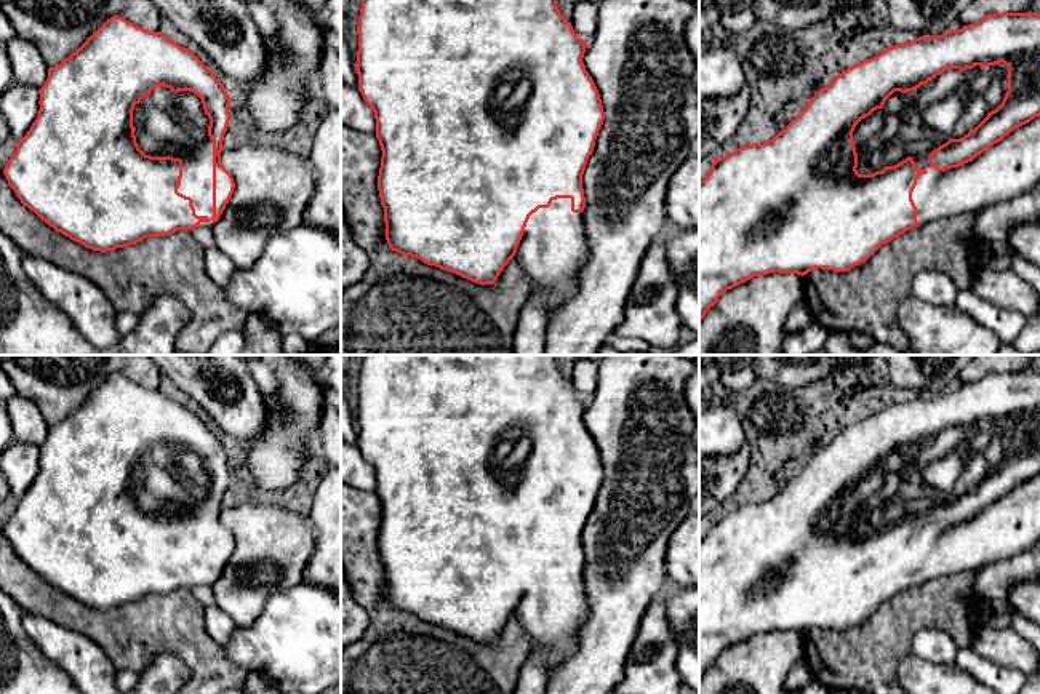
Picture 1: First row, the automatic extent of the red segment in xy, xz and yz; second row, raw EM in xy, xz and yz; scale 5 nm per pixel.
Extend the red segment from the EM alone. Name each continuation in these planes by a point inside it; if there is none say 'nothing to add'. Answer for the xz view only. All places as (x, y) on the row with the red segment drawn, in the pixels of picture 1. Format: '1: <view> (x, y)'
1: xz (552, 250)

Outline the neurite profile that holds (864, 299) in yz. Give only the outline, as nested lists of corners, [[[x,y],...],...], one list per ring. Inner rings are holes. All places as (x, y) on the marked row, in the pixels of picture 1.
[[[979,211],[939,217],[933,222],[914,227],[891,241],[882,245],[866,262],[846,272],[827,269],[811,270],[803,275],[803,299],[813,321],[829,333],[862,333],[875,342],[890,345],[899,352],[909,349],[896,310],[910,296],[912,278],[923,270],[938,270],[949,275],[960,291],[973,291],[979,269],[974,264],[974,249],[979,241],[973,235],[973,225]]]

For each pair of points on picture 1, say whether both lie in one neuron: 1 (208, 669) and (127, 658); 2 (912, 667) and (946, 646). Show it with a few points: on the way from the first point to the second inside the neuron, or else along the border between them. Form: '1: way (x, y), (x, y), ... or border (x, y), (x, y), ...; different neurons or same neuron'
1: way (188, 648), (184, 645), (148, 645); same neuron
2: border (911, 653), (938, 664), (954, 664); different neurons

